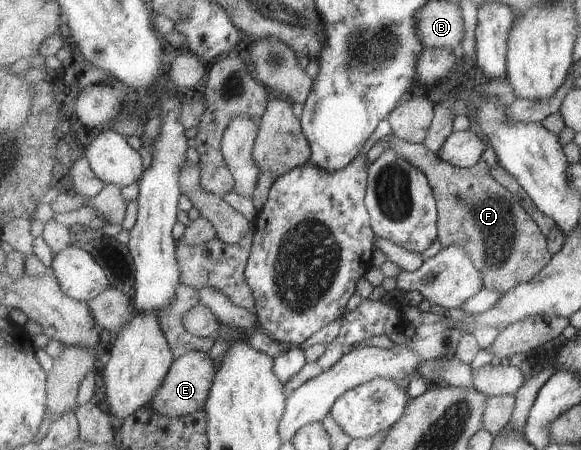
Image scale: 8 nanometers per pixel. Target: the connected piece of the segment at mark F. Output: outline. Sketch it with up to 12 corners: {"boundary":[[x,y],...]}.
{"boundary":[[380,140],[426,174],[437,239],[484,288],[506,294],[553,254],[543,229],[492,176],[424,143]]}

